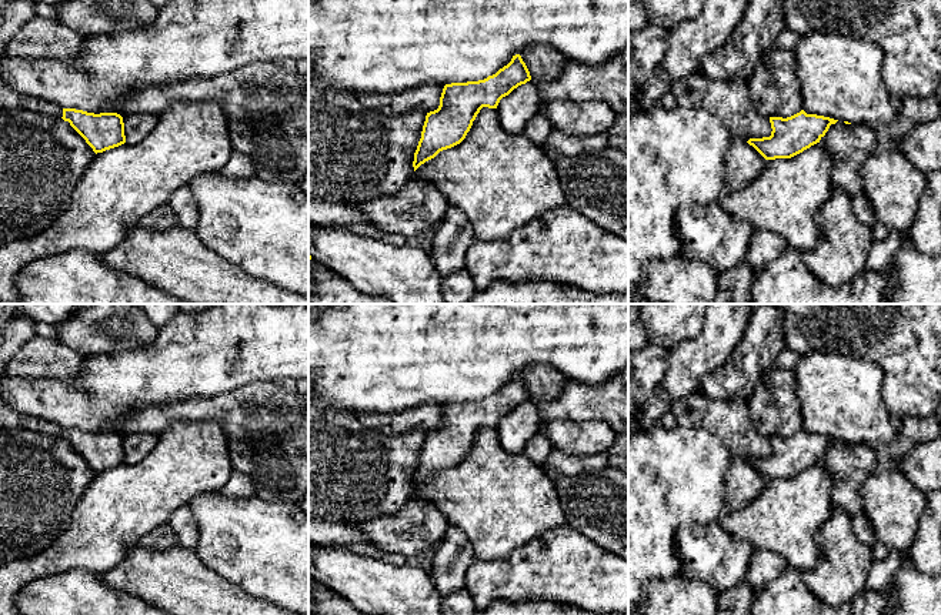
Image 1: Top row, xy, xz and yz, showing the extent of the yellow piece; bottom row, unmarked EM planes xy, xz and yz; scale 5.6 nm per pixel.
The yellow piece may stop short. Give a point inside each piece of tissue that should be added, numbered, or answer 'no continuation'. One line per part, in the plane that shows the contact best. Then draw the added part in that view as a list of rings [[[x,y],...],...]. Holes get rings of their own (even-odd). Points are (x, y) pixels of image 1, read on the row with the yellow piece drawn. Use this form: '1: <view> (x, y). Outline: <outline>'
1: xy (9, 99). Outline: [[[0,76],[0,108],[14,111],[30,111],[39,116],[47,116],[51,118],[61,118],[63,108],[44,98],[27,97],[19,91],[14,91]]]

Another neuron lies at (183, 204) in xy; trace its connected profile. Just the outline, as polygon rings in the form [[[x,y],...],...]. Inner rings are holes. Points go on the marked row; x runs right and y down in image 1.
[[[190,184],[180,187],[168,201],[178,225],[193,228],[197,224],[197,207],[191,194]]]

